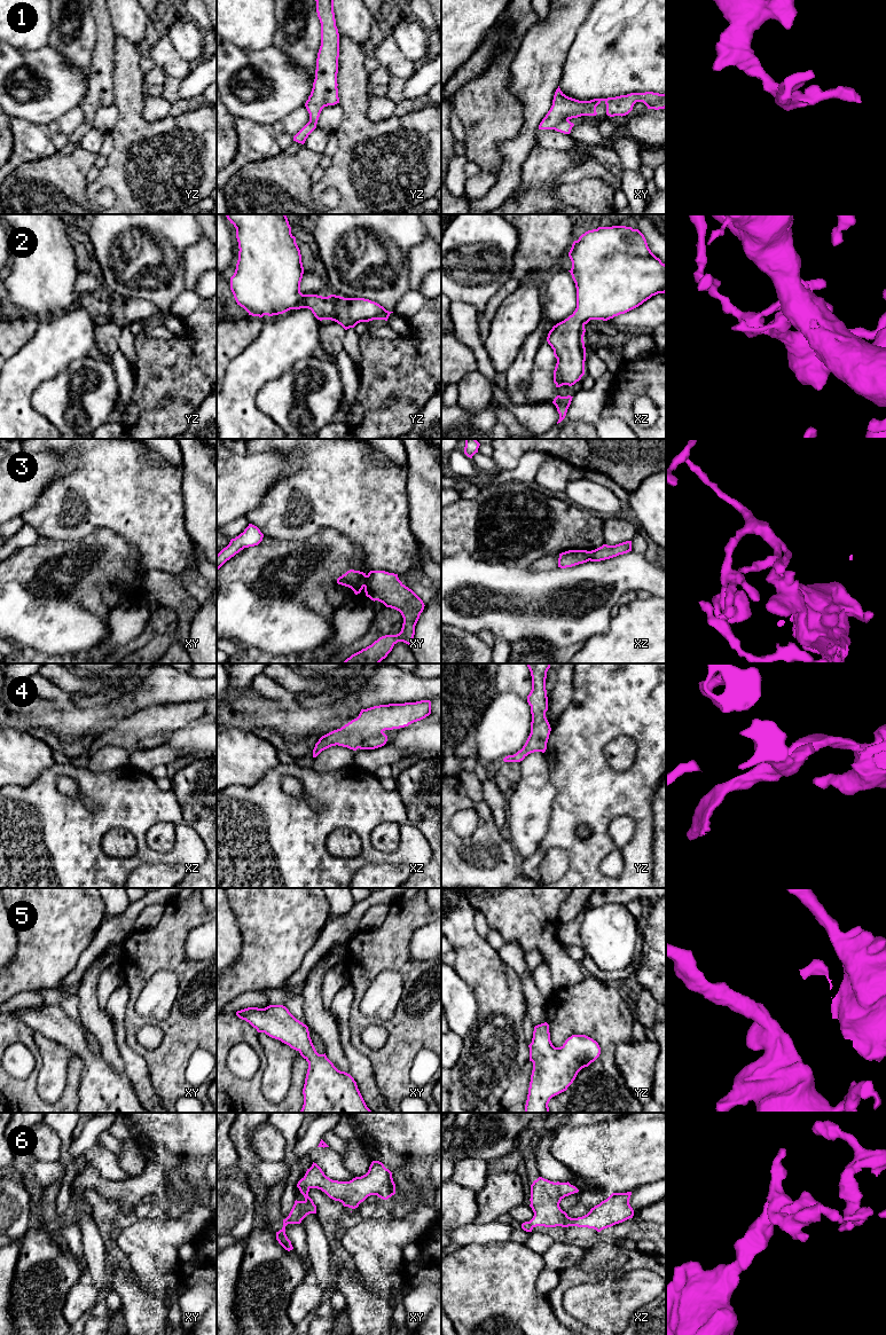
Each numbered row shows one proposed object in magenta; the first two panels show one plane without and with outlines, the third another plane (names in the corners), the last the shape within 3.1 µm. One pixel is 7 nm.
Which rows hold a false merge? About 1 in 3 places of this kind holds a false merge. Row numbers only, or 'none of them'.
3

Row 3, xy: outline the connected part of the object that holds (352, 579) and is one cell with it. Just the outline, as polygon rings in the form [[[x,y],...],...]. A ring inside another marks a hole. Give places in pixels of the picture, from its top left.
[[[350,570],[337,579],[337,583],[351,588],[358,595],[364,587],[366,578],[366,573]]]

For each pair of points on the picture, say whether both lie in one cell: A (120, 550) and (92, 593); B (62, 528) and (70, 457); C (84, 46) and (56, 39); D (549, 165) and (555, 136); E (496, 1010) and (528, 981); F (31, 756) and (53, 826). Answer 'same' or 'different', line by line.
A: same
B: different
C: same
D: different
E: different
F: different

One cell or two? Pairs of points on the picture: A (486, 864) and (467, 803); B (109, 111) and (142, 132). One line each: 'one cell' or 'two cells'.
A: one cell
B: two cells

